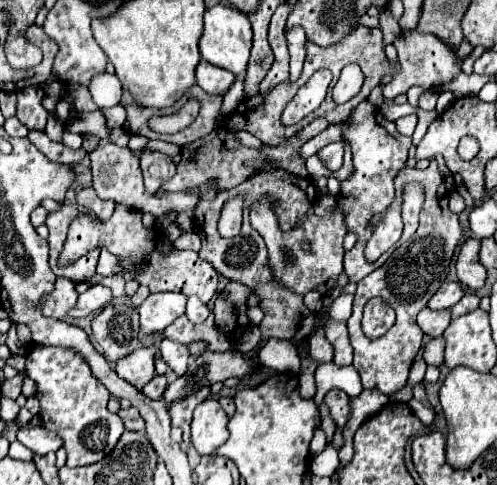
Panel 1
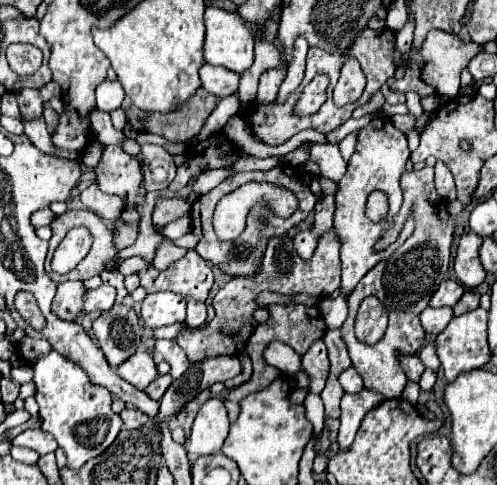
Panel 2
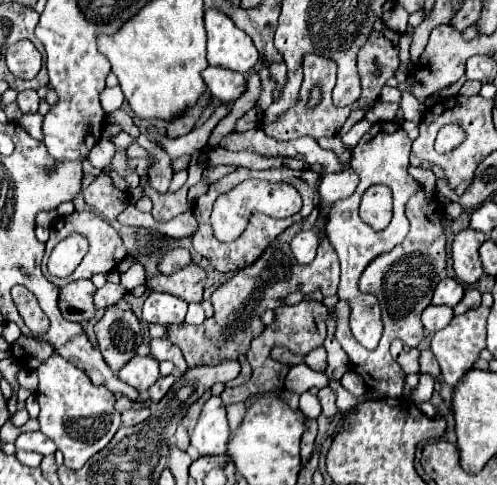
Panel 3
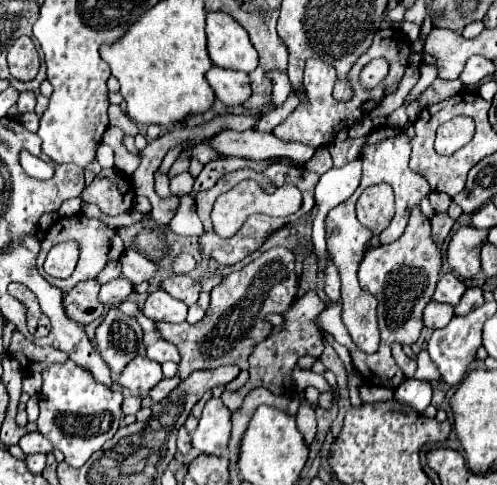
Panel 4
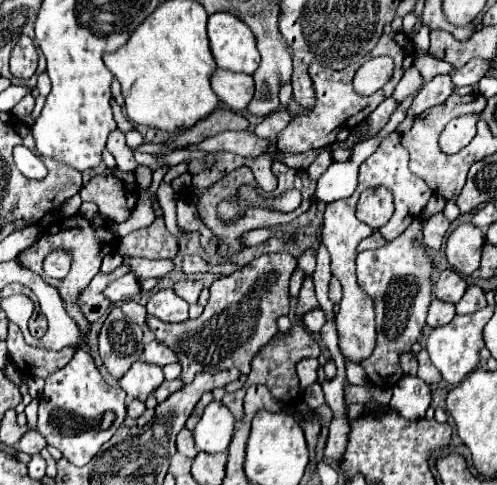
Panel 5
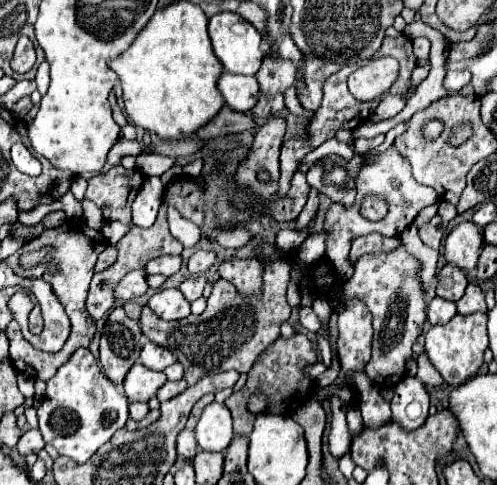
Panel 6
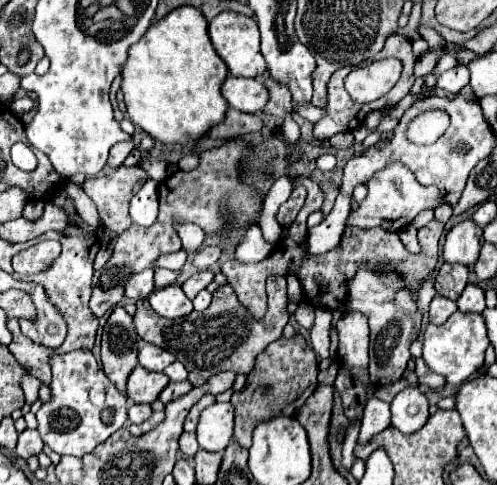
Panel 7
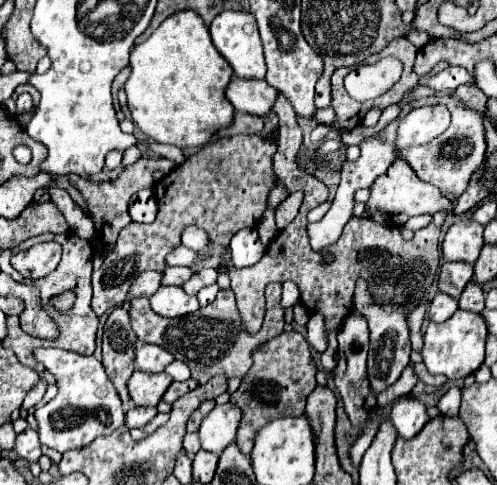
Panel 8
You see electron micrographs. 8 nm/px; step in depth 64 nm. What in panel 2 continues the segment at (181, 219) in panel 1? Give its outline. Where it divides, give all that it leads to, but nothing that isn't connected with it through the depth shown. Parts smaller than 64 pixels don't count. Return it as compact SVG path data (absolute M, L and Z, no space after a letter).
M106 146L102 162L95 168L96 182L102 192L118 194L126 204L136 206L144 198L138 198L138 186L142 182L140 164L118 146Z

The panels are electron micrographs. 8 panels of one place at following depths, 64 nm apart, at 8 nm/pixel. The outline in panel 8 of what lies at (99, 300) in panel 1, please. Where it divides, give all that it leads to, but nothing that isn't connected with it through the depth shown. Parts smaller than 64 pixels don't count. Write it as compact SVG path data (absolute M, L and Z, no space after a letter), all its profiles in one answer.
M142 272L136 278L136 284L132 284L132 292L130 296L152 296L158 288L162 286L162 272Z

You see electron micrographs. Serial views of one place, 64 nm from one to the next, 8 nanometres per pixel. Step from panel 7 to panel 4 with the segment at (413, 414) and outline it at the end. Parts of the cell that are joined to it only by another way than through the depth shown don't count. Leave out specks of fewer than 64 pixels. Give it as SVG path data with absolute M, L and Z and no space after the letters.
M404 378L404 382L394 390L394 400L416 410L422 414L432 398L432 386L430 382L416 380L416 378Z

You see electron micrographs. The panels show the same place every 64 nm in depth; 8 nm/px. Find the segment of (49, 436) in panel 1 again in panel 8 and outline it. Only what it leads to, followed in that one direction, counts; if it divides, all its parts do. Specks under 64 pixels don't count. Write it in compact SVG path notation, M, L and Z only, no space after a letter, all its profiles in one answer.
M26 428L22 434L16 436L16 446L14 446L16 454L28 462L38 462L38 458L42 456L40 452L40 440L38 440L38 432L32 428Z

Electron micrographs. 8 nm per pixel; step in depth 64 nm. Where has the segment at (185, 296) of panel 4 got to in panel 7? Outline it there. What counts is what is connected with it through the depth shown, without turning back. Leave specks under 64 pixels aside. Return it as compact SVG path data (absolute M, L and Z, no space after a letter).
M200 270L198 274L190 276L190 278L182 284L182 290L186 292L188 298L194 298L194 296L196 296L202 288L206 288L212 280L214 280L214 272L210 272L210 270Z

